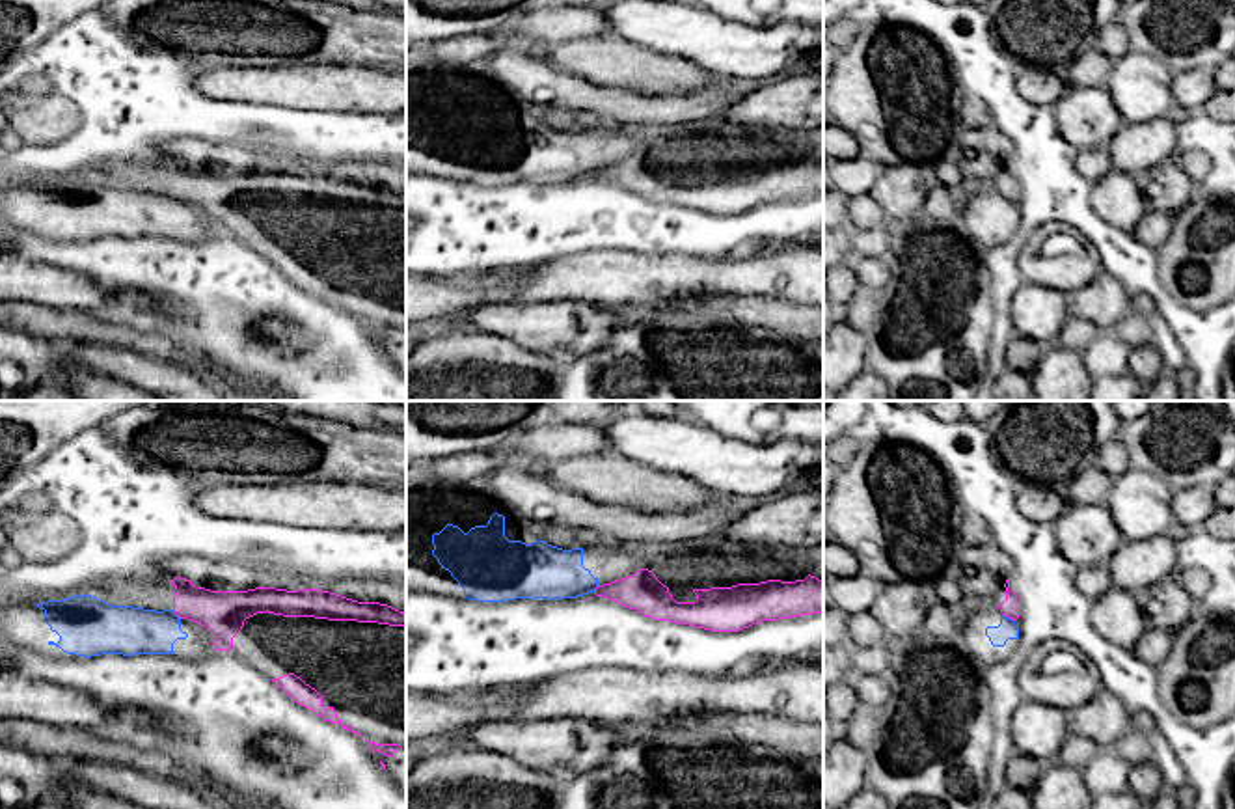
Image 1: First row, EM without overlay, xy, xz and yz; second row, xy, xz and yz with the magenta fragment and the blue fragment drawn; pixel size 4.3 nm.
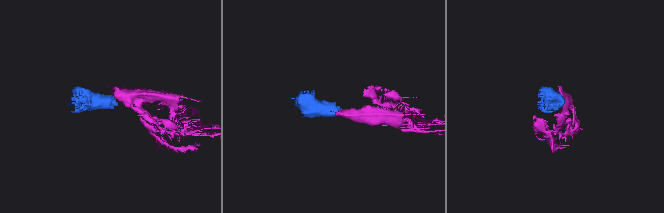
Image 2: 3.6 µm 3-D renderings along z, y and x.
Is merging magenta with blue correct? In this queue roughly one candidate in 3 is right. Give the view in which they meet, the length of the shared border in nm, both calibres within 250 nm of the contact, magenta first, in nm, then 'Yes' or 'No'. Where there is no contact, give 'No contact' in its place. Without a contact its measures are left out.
Touches magenta in yz. Shared border 70 nm. Thickness 80 nm (magenta) against 80 nm. No

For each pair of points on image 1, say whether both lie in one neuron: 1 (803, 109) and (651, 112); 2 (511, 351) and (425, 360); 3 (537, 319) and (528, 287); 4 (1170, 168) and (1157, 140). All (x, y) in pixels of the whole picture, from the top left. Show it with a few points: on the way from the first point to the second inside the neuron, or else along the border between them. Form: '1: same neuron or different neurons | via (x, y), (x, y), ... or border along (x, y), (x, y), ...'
1: different neurons | border along (757, 88), (708, 120)
2: same neuron | via (490, 358), (446, 360)
3: different neurons | border along (576, 302), (496, 302), (488, 306)
4: different neurons | border along (1174, 155), (1137, 178)

